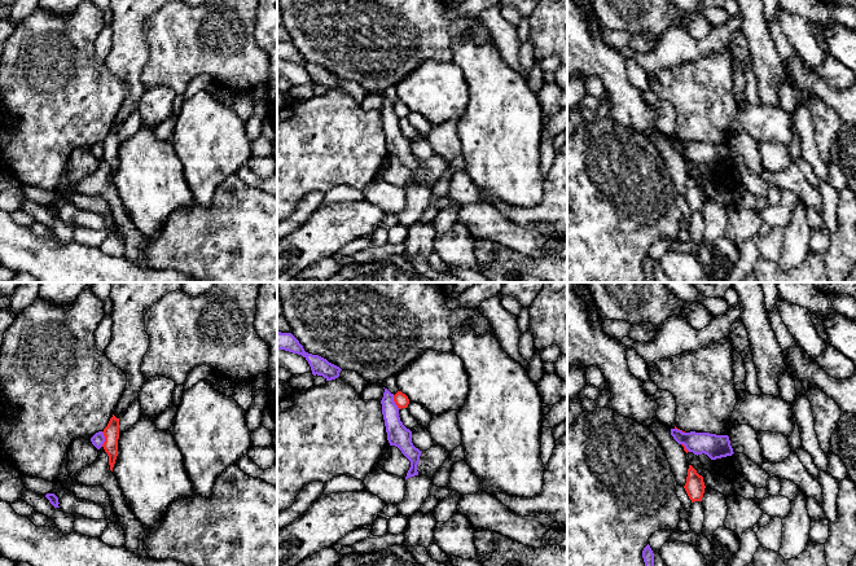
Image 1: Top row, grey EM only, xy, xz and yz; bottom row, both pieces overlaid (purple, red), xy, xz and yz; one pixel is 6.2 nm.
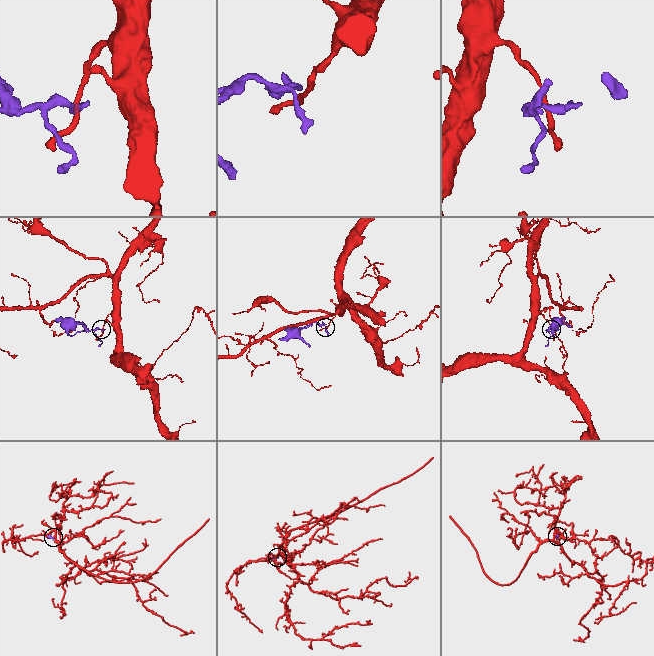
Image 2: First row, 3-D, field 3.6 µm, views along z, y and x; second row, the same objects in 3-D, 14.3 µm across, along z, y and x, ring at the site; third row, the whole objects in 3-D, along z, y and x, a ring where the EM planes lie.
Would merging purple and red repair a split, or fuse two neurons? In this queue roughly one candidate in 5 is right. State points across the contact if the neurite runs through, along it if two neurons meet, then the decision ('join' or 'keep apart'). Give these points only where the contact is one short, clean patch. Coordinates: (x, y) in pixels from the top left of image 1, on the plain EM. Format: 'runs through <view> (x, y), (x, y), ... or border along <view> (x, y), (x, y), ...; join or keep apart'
border along xy (101, 141), (104, 147), (102, 156); keep apart

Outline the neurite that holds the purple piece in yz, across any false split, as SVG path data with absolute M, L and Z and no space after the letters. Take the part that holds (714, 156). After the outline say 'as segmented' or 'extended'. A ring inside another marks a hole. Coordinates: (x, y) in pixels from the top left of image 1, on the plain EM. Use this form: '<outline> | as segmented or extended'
M671 139L671 145L679 154L684 154L694 164L707 164L711 170L732 166L733 158L728 145L716 145L710 142L682 142Z | as segmented

